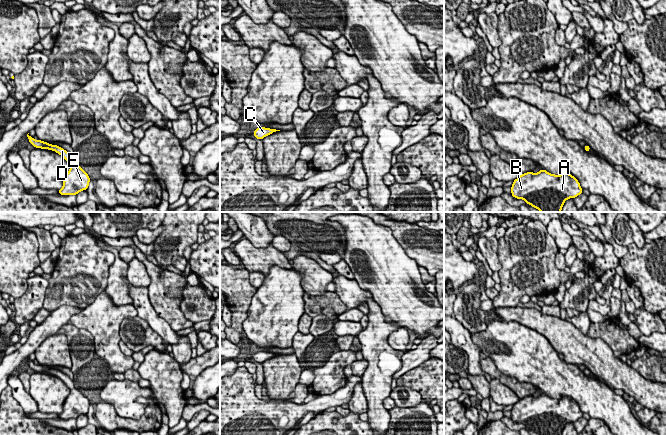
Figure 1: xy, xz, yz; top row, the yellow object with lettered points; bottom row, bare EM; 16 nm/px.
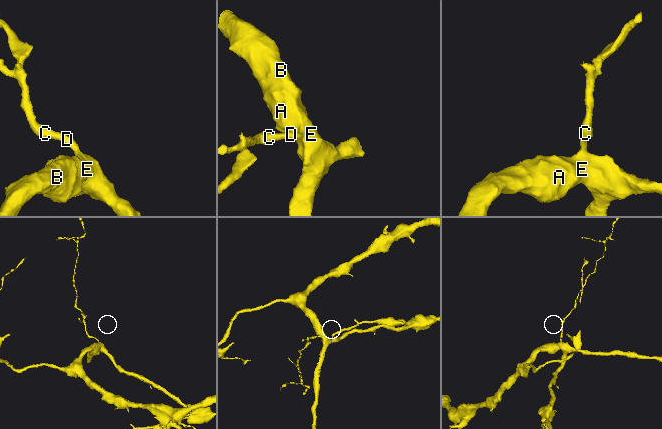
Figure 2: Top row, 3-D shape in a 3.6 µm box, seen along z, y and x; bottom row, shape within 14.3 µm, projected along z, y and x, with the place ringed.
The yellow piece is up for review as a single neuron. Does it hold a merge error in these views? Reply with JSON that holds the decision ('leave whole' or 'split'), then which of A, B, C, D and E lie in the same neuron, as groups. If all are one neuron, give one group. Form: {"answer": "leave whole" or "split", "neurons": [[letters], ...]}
{"answer": "leave whole", "neurons": [["A", "B", "C", "D", "E"]]}

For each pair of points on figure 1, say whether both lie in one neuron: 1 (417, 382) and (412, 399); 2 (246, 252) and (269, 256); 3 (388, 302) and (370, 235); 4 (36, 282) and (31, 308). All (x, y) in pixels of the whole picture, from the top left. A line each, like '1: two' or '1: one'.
1: two
2: one
3: one
4: one

